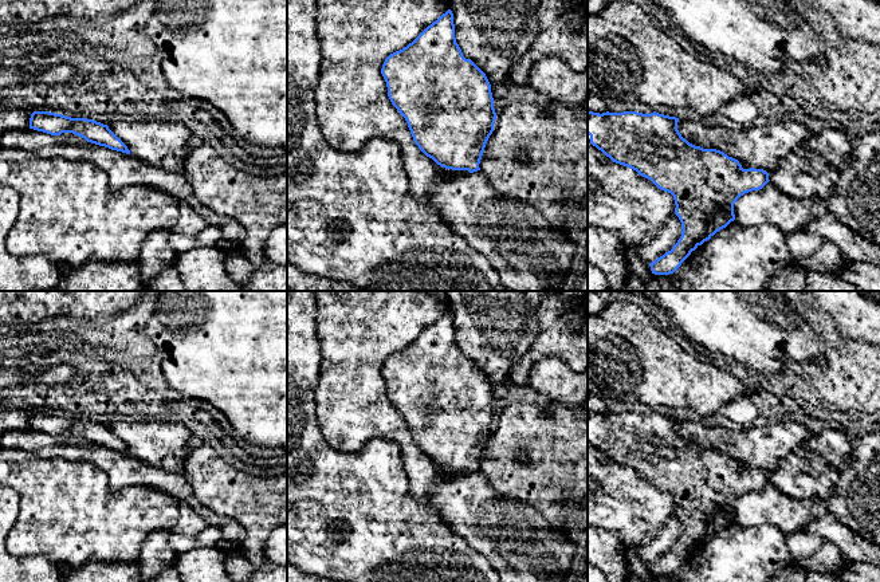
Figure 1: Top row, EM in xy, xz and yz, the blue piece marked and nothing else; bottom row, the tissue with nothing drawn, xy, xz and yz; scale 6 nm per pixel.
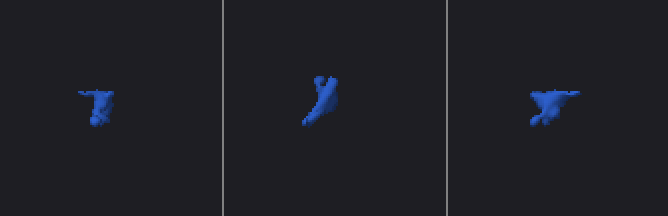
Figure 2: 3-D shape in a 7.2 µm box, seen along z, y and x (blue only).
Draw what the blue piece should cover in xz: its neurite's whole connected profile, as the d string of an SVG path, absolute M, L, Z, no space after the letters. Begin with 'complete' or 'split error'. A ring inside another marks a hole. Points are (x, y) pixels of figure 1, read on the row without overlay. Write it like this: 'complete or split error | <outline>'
complete | M448 310L412 343L390 354L381 369L392 405L405 418L415 444L437 465L452 471L480 471L479 464L496 413L486 374L463 357Z

